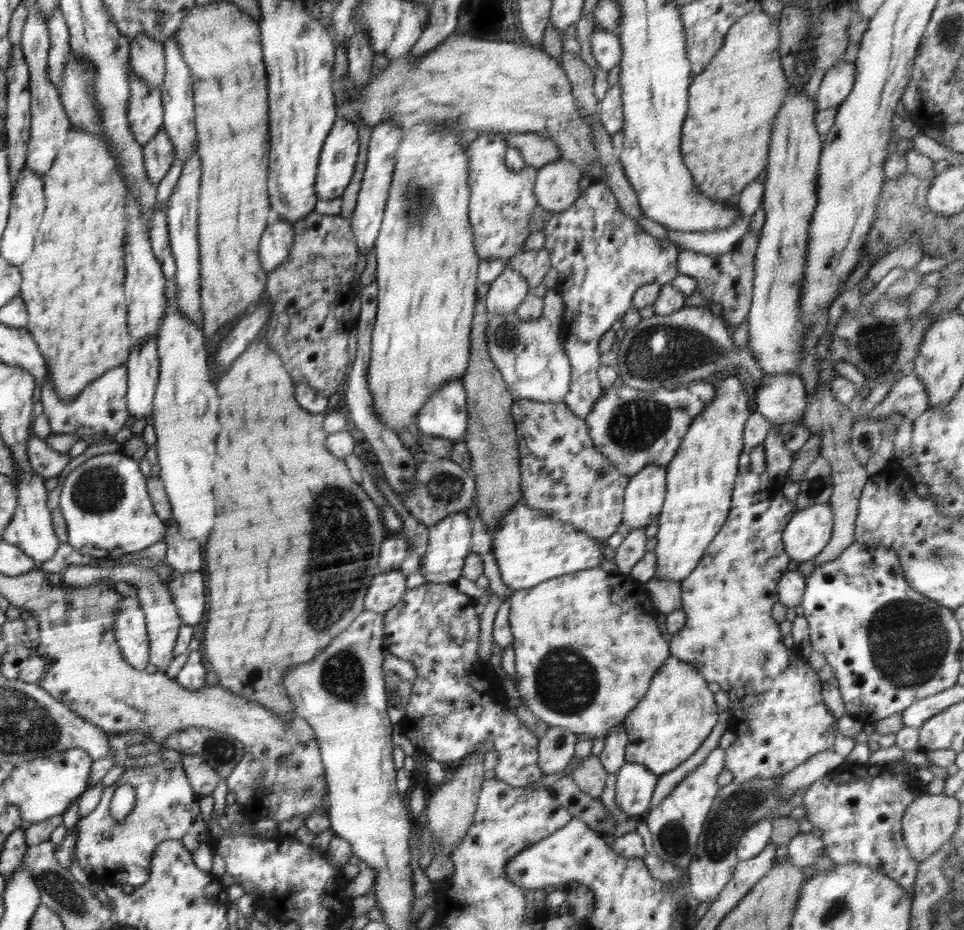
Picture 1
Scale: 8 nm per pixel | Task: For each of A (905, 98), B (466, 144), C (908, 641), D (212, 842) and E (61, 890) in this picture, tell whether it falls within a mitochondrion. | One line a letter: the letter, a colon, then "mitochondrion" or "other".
A: other
B: other
C: mitochondrion
D: other
E: mitochondrion

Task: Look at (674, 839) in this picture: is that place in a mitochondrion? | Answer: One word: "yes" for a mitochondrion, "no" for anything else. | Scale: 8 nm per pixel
yes

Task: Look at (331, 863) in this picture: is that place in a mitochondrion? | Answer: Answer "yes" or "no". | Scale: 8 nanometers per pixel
no

